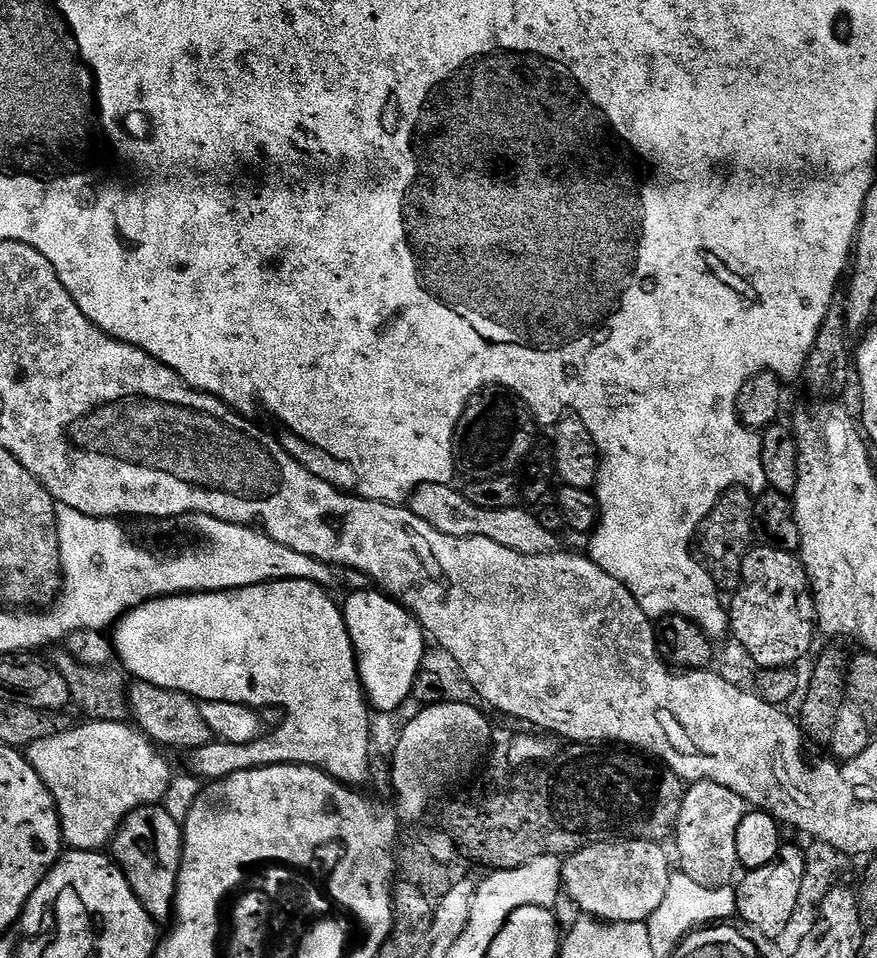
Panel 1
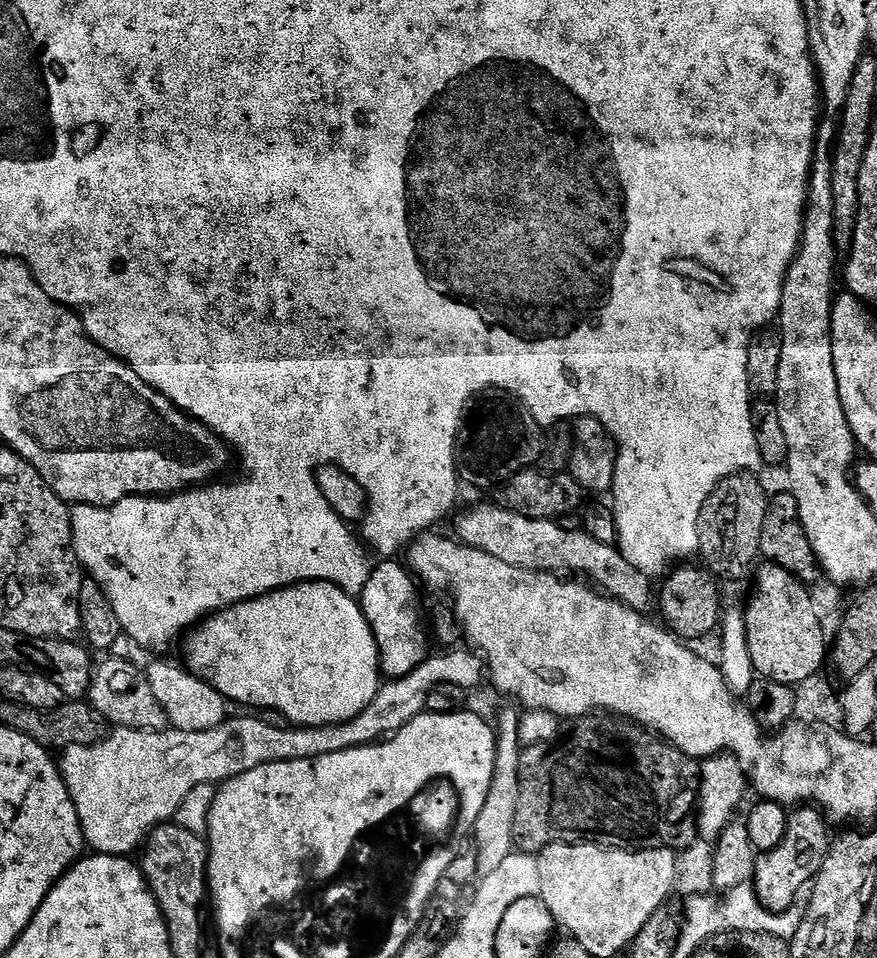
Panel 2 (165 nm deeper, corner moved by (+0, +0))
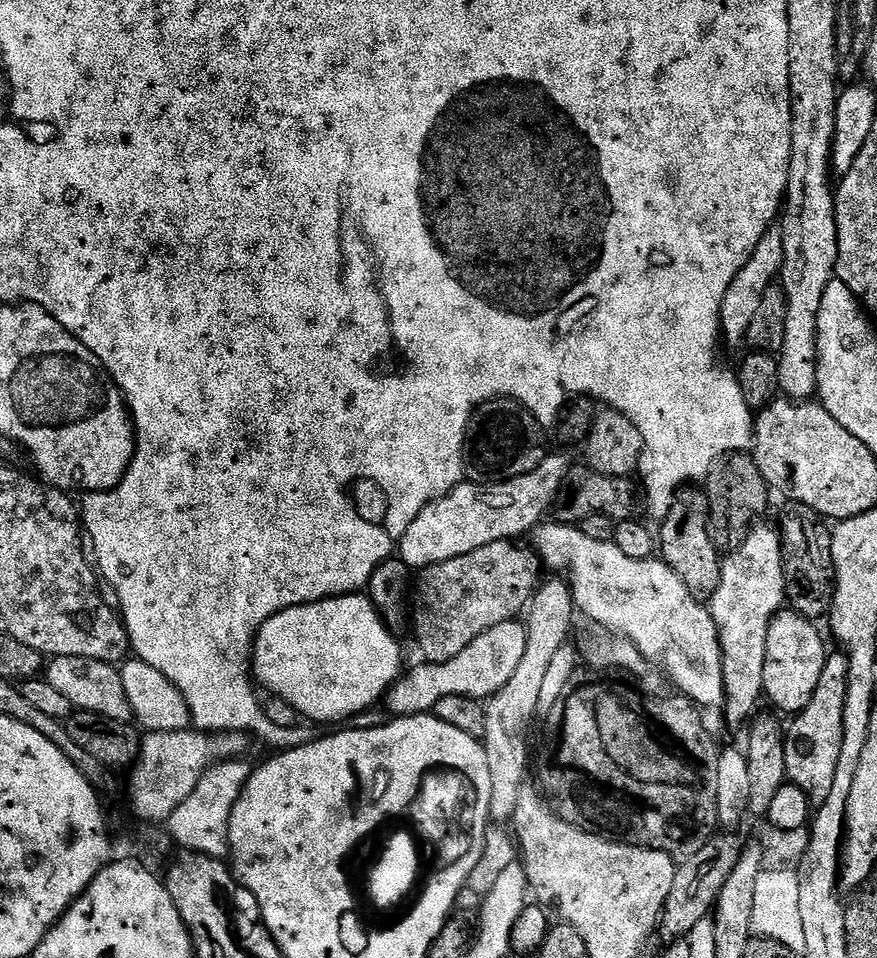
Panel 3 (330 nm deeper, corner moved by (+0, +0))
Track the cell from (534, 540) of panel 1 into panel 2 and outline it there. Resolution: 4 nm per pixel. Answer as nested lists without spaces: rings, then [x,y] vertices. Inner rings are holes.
[[[489,502],[481,508],[472,508],[469,512],[462,513],[456,524],[456,532],[459,543],[468,544],[474,550],[482,550],[502,562],[507,562],[509,566],[535,572],[579,574],[602,590],[604,595],[630,606],[635,612],[647,613],[648,603],[651,600],[653,603],[653,581],[643,576],[634,566],[630,566],[619,547],[606,546],[590,538],[585,532],[562,530],[560,523],[555,520],[526,518]]]

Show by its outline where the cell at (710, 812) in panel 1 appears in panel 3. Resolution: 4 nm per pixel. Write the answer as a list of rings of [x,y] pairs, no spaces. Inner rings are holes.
[[[757,523],[742,546],[723,557],[718,590],[710,598],[710,611],[718,630],[724,663],[722,712],[728,715],[728,724],[732,728],[739,724],[747,725],[757,711],[756,703],[764,696],[766,634],[770,630],[770,622],[786,600],[780,533],[773,525],[771,528],[764,523]]]

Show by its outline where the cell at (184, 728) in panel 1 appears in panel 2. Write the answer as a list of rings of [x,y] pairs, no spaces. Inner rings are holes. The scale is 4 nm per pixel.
[[[104,660],[95,665],[87,703],[116,728],[138,728],[142,732],[163,732],[169,727],[166,714],[150,690],[147,671],[128,660]]]

